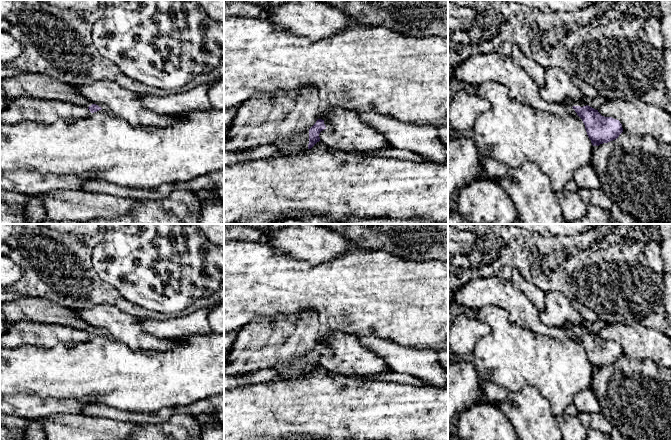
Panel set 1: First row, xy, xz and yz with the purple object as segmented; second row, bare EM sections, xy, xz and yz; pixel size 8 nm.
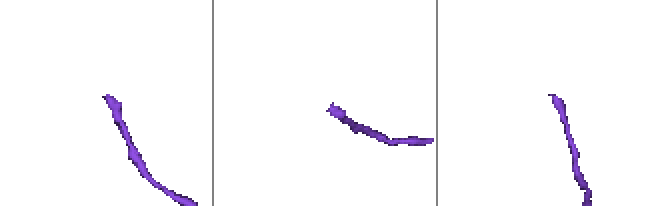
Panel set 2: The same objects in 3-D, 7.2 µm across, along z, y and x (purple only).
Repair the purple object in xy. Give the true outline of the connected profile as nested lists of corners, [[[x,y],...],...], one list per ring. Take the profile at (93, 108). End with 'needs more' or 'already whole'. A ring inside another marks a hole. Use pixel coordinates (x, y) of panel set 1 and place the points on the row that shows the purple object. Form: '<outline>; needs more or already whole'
[[[27,72],[4,78],[0,80],[0,87],[5,91],[8,101],[26,96],[34,99],[60,100],[87,107],[91,113],[102,109],[83,96],[75,87],[41,73]]]; needs more

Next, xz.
[[[318,119],[310,129],[292,136],[290,140],[277,142],[275,145],[278,149],[278,153],[282,156],[305,153],[320,141],[319,134],[324,129],[326,129],[324,120]]]; needs more

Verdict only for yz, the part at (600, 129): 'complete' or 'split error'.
split error

